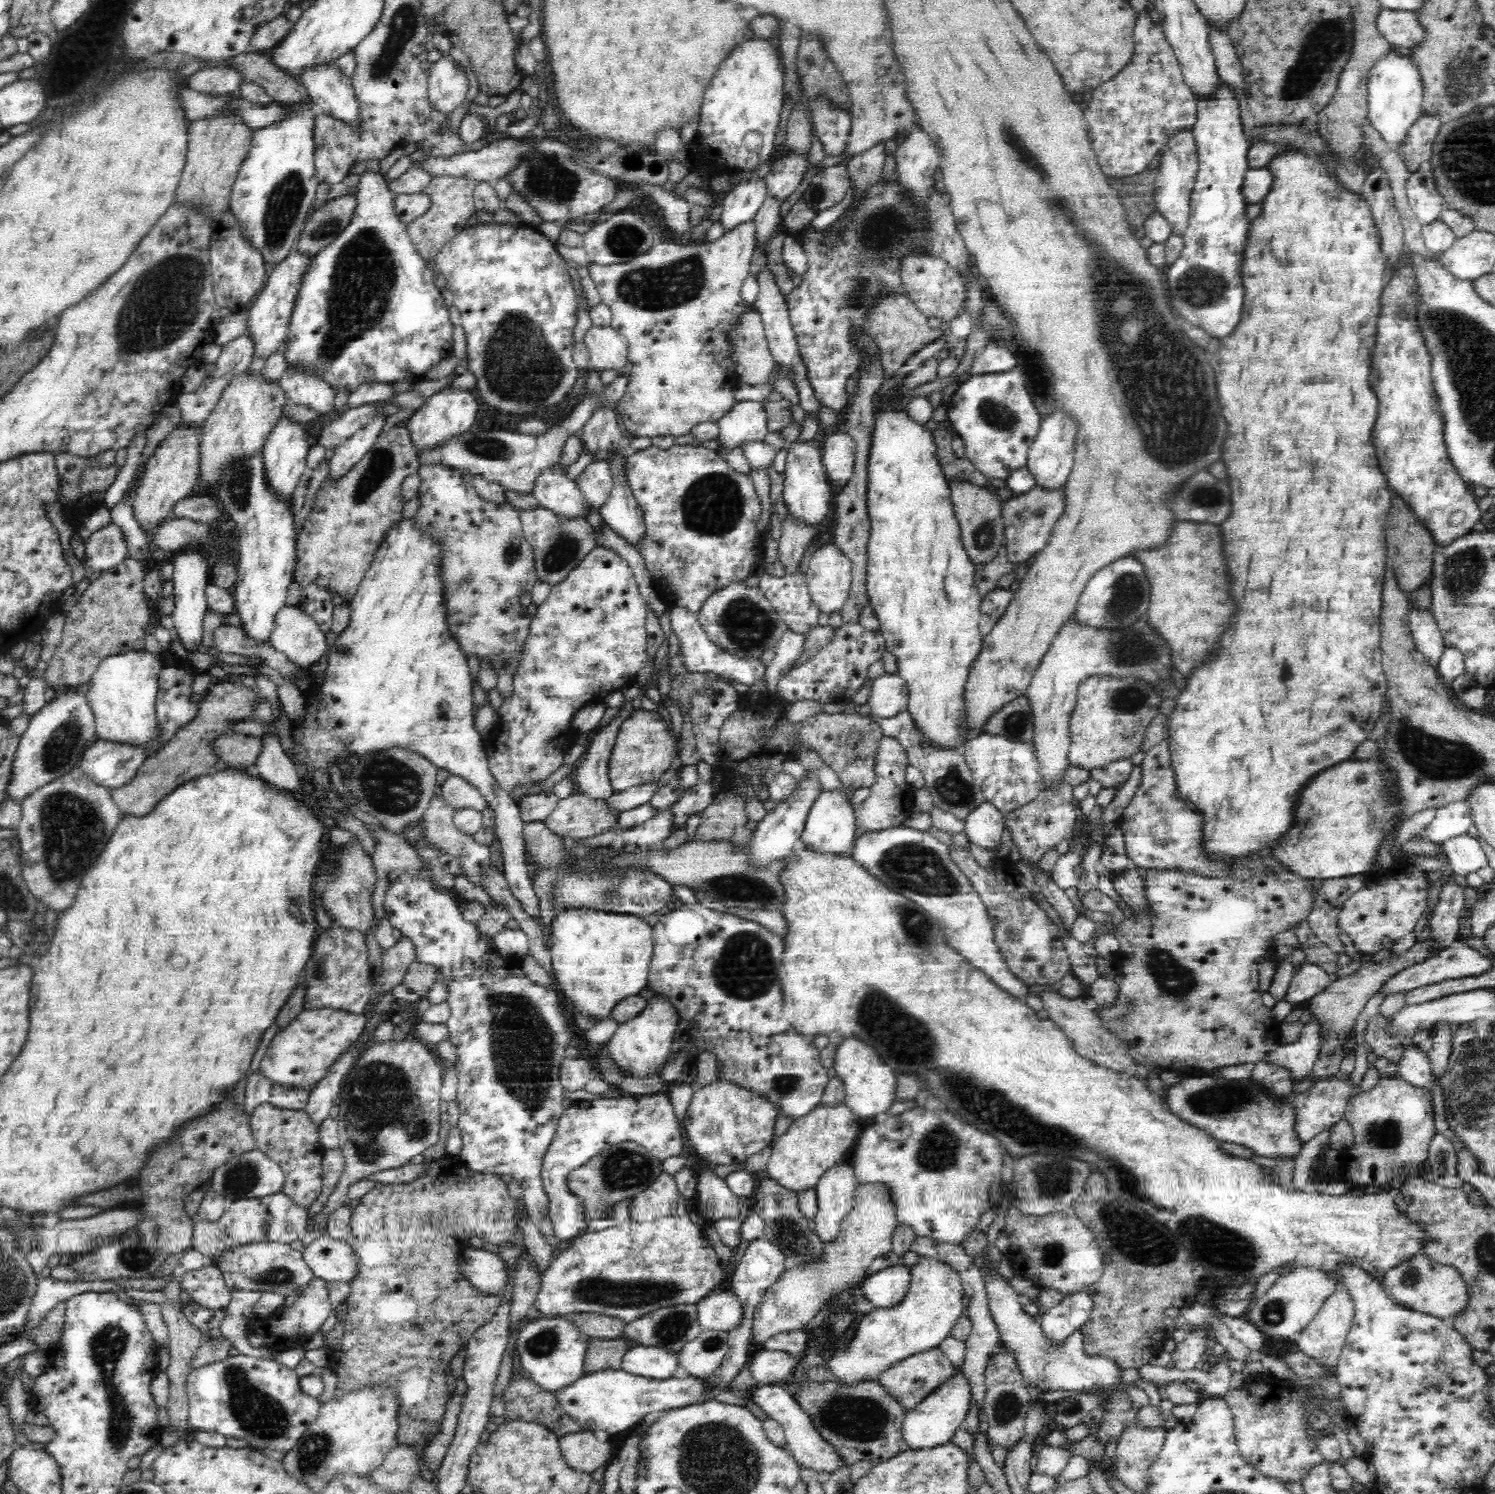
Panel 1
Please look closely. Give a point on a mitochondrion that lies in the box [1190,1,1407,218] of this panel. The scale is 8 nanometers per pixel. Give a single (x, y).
(1322, 46)

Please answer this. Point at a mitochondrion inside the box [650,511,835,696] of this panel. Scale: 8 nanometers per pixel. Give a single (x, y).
(747, 626)

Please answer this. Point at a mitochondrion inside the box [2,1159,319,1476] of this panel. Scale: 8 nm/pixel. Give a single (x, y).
(108, 1345)

